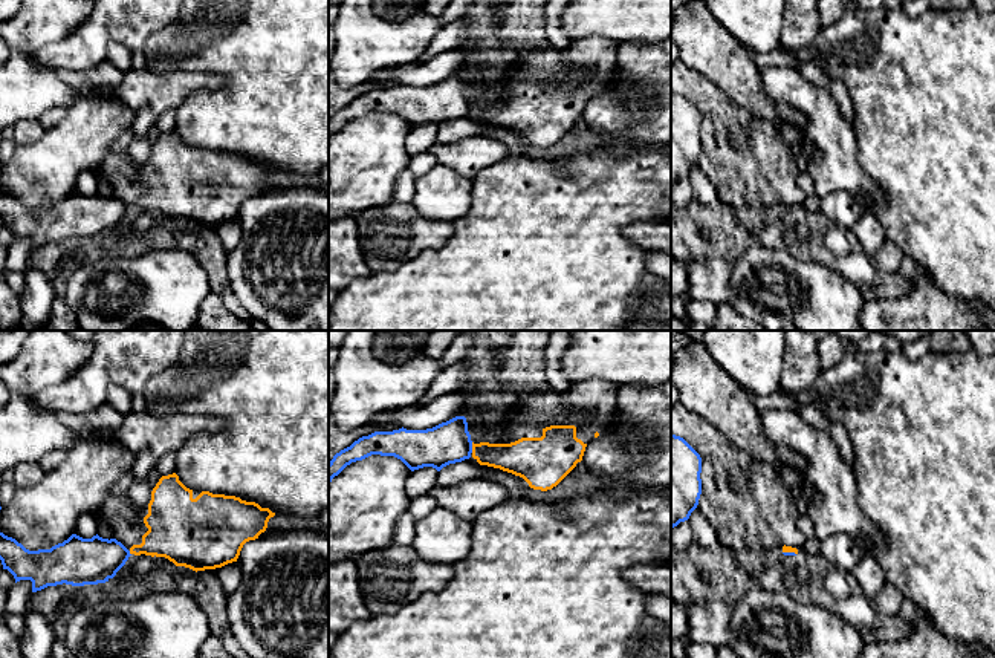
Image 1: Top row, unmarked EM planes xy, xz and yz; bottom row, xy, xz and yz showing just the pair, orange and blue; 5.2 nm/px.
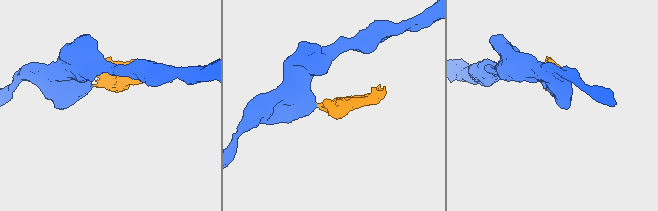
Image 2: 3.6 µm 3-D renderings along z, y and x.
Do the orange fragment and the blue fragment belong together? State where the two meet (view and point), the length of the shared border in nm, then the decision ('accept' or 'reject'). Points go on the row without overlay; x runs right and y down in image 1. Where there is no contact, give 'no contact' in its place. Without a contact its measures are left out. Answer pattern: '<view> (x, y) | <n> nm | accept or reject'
xz (473, 104) | 60 nm | reject

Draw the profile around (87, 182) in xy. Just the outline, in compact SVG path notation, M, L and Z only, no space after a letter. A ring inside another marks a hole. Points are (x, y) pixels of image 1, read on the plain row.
M87 170L81 173L76 179L75 191L83 196L92 196L98 190L98 173L93 170Z

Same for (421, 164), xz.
M428 151L417 156L411 156L408 159L408 170L417 179L428 173L436 164L439 164L437 159Z

